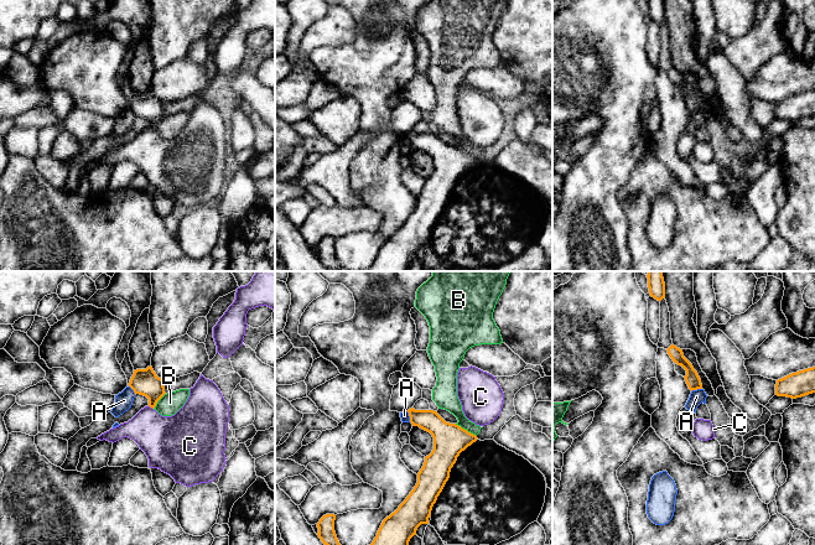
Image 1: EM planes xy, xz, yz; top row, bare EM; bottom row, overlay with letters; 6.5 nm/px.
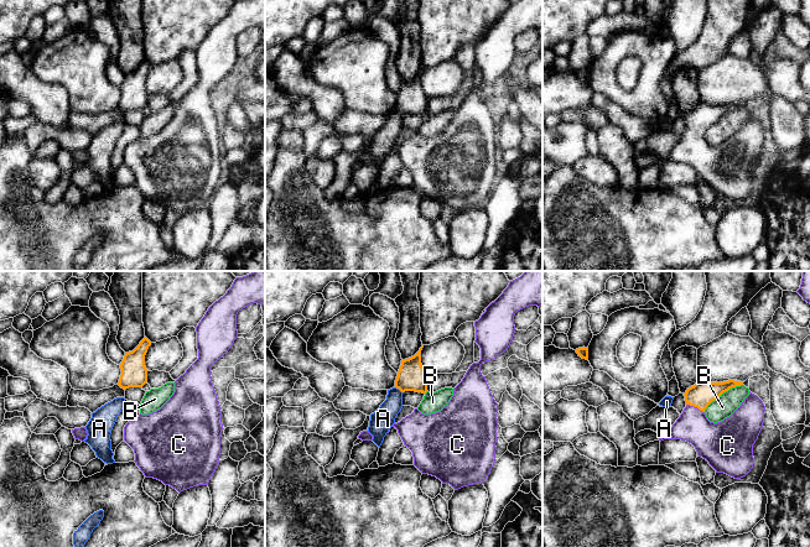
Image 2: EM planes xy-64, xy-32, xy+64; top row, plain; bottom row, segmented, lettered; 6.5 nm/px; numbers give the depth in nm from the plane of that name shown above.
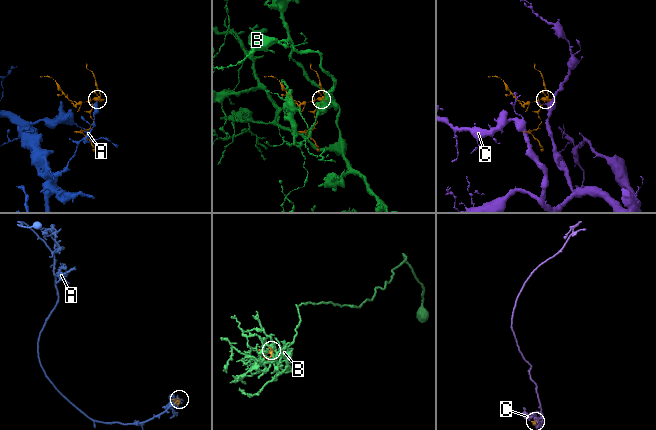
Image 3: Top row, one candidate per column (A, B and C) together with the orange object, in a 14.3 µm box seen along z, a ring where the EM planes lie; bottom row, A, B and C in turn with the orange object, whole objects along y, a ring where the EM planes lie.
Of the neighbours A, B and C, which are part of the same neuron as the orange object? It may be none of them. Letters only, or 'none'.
C

